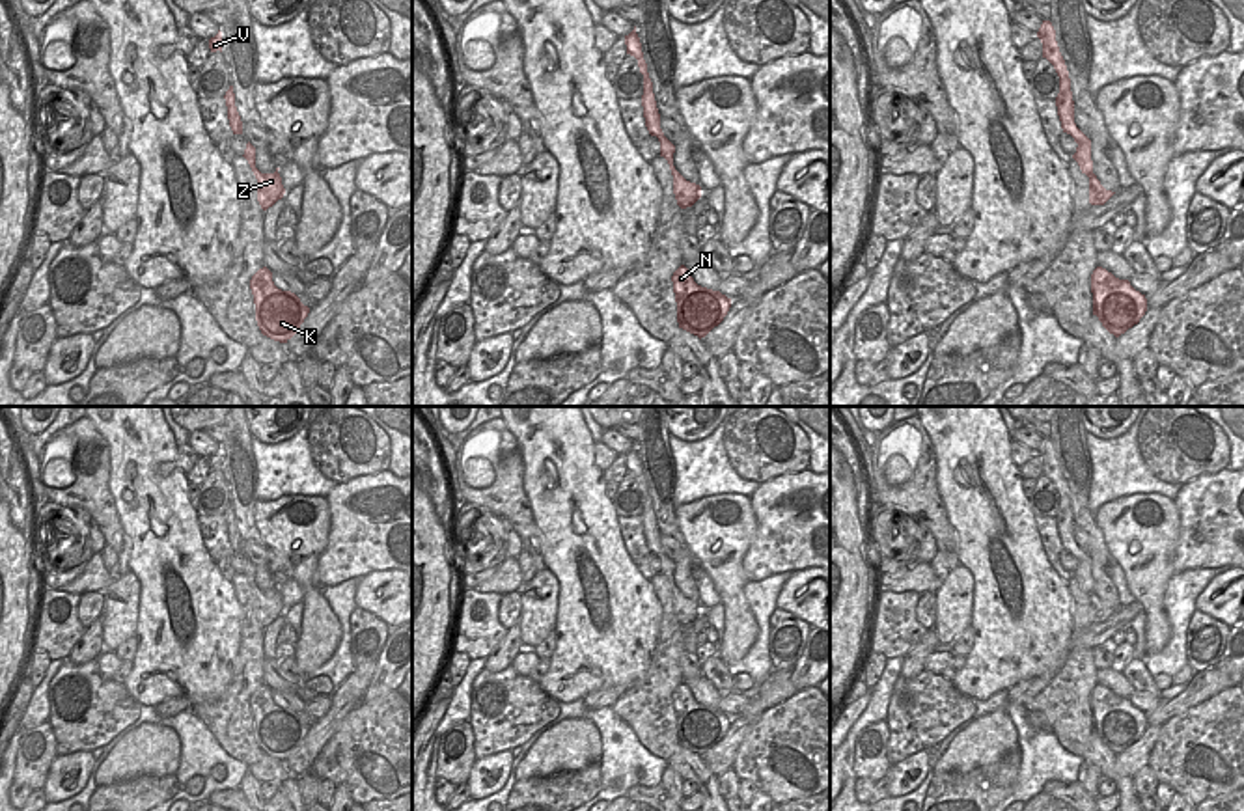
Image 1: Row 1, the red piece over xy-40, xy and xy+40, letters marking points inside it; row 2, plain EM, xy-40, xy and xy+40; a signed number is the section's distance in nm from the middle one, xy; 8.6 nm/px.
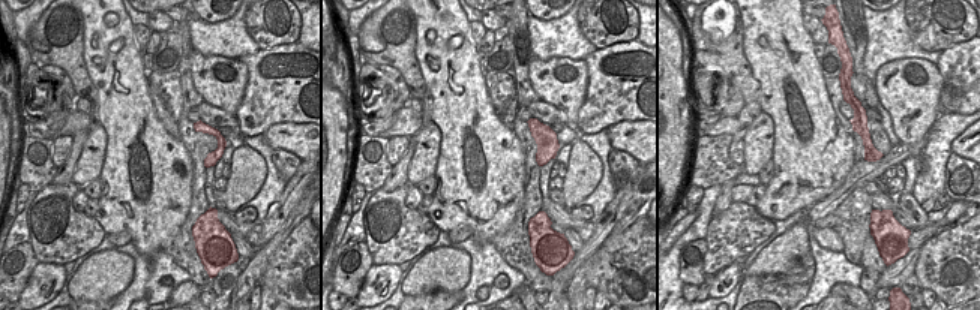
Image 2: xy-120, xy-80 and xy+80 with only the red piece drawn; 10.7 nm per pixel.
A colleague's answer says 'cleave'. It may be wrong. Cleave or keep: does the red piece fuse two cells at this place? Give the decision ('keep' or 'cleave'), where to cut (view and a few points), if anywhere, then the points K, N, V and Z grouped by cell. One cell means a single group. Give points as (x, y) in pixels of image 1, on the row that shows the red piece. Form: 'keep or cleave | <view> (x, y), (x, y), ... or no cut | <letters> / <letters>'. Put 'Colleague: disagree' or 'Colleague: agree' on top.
Colleague: disagree
keep | no cut | K N V Z

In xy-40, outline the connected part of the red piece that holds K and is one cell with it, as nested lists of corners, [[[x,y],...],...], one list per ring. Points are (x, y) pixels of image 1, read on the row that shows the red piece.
[[[267,267],[252,276],[250,289],[261,334],[287,343],[308,317],[310,308],[295,293],[278,289]]]

